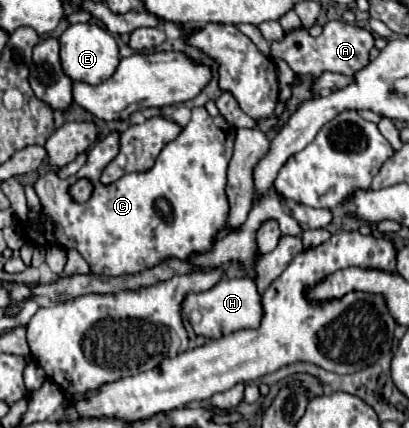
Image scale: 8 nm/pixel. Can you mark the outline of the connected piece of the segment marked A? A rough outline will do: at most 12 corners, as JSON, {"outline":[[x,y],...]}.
{"outline":[[328,22],[270,42],[296,74],[356,74],[368,64],[372,32]]}

